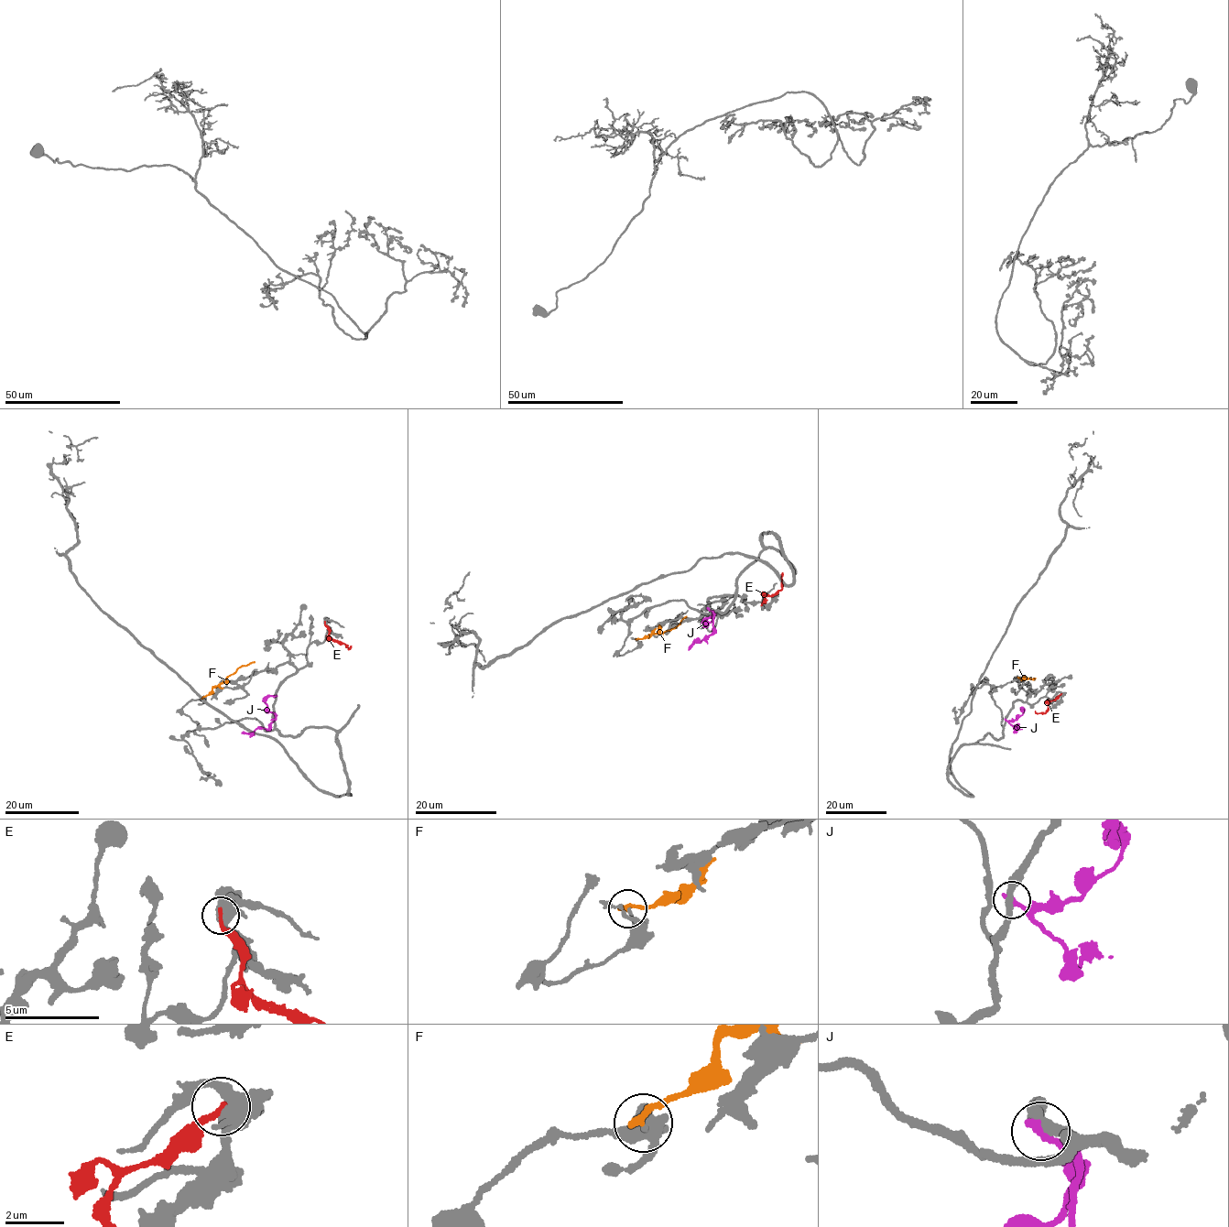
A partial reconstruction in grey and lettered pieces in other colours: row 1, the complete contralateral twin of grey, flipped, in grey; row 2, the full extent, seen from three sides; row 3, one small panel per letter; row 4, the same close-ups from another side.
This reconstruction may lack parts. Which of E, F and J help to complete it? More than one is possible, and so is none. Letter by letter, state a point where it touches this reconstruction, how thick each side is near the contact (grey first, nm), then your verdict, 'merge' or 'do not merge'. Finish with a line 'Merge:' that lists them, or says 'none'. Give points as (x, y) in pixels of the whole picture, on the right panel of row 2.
E: (1060, 694) | 420/240 nm | do not merge
F: (1018, 678) | 200/260 nm | do not merge
J: (1006, 720) | 320/320 nm | do not merge
Merge: none

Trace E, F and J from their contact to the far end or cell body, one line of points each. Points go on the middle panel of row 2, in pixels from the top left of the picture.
E: (761, 604), (765, 596), (775, 594), (782, 588), (782, 572)
F: (636, 639), (672, 629), (686, 615)
J: (709, 609), (713, 613), (713, 629), (702, 640), (693, 642), (689, 649)

